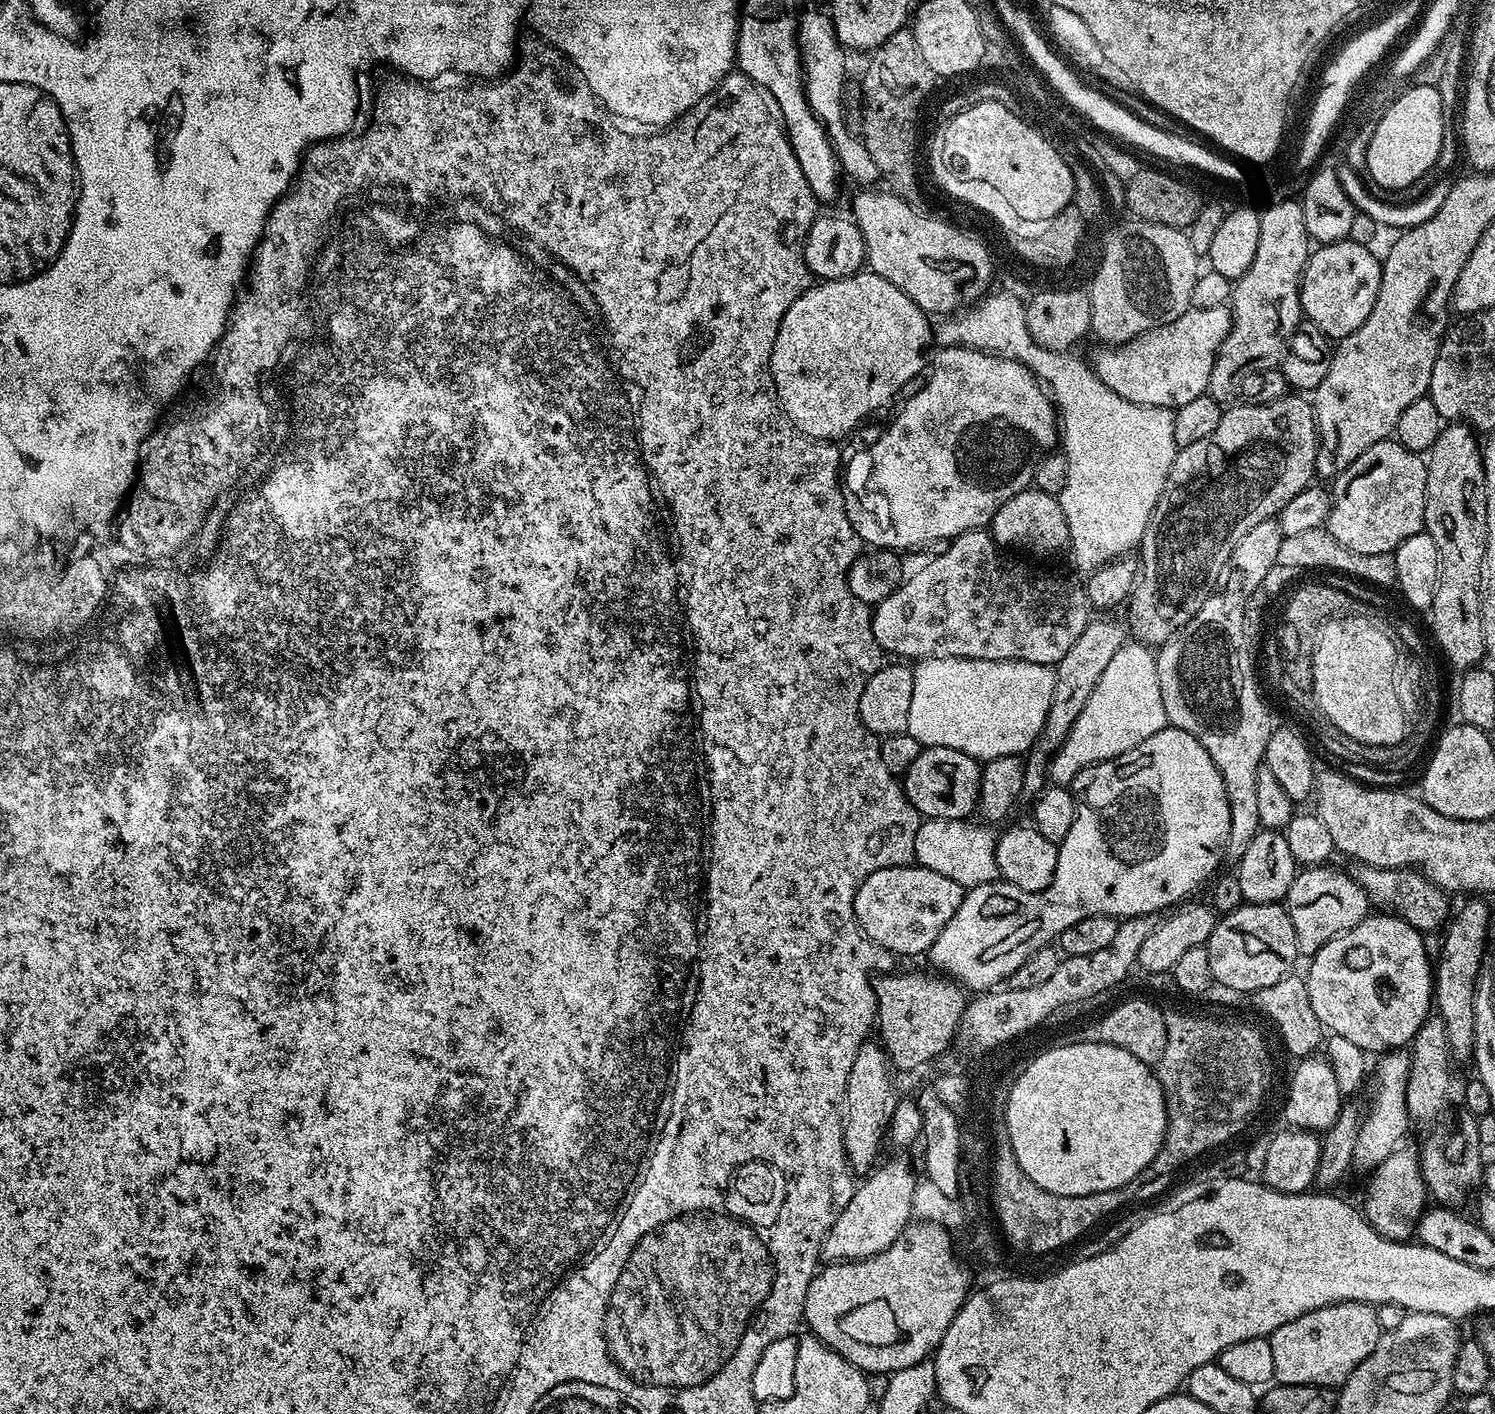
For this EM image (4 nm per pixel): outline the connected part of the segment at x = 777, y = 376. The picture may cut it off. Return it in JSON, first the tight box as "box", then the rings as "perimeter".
{"box":[770,270,934,442],"perimeter":[[[861,270],[855,272],[853,276],[847,276],[841,280],[825,280],[813,283],[806,291],[800,293],[800,297],[795,300],[786,310],[782,322],[778,326],[778,338],[774,338],[774,350],[770,354],[770,370],[772,371],[772,381],[776,387],[776,397],[780,399],[780,409],[784,412],[784,417],[792,423],[793,428],[797,428],[802,434],[806,434],[815,440],[831,440],[840,442],[843,436],[848,436],[856,428],[859,420],[867,418],[871,412],[879,410],[883,404],[888,404],[903,389],[904,385],[915,381],[920,371],[923,373],[926,368],[926,356],[924,351],[934,340],[934,324],[929,313],[922,311],[916,303],[894,282],[886,282],[878,273],[871,270]]]}

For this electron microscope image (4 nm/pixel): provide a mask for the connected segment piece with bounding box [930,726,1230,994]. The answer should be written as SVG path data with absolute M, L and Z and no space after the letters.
M1166 727L1158 730L1150 738L1146 738L1134 750L1130 750L1121 756L1115 756L1099 764L1084 768L1074 777L1070 785L1070 791L1076 798L1076 817L1074 826L1070 826L1070 834L1060 841L1058 847L1058 866L1054 870L1054 878L1050 886L1041 892L1027 892L1013 884L1005 884L1003 880L997 878L991 884L974 886L965 891L962 898L962 906L958 906L958 911L954 913L954 918L946 922L942 934L938 934L936 941L932 943L930 957L932 956L931 967L939 970L943 975L953 979L957 984L973 993L983 994L997 986L1003 985L1009 976L1026 962L1040 948L1049 947L1066 929L1074 926L1074 922L1082 922L1082 918L1091 916L1115 916L1117 918L1127 918L1130 916L1150 916L1160 914L1163 908L1171 909L1181 902L1187 901L1188 896L1195 888L1200 888L1209 883L1217 875L1219 864L1225 863L1224 851L1226 850L1226 838L1230 838L1230 802L1226 802L1226 786L1222 782L1222 774L1218 774L1218 766L1202 750L1202 742L1194 738L1194 734L1186 734L1186 730L1178 730L1174 727Z

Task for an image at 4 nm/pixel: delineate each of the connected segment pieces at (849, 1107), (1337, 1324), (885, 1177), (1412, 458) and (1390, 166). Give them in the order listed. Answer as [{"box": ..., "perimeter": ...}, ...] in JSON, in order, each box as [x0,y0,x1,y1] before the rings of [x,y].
[{"box":[844,1038,898,1173],"perimeter":[[[872,1038],[865,1040],[854,1058],[854,1066],[850,1066],[850,1078],[846,1082],[844,1095],[844,1149],[853,1173],[867,1173],[877,1163],[880,1139],[883,1136],[885,1139],[886,1129],[891,1125],[898,1103],[898,1095],[892,1089],[891,1074],[888,1053],[883,1044]]]},{"box":[1267,1302,1382,1389],"perimeter":[[[1338,1302],[1330,1306],[1322,1306],[1318,1310],[1310,1310],[1310,1314],[1302,1314],[1302,1318],[1294,1318],[1294,1322],[1286,1322],[1286,1326],[1278,1326],[1272,1335],[1267,1337],[1270,1351],[1274,1358],[1274,1374],[1276,1384],[1315,1384],[1317,1388],[1335,1389],[1344,1384],[1350,1374],[1363,1360],[1370,1358],[1374,1346],[1378,1346],[1378,1338],[1382,1329],[1378,1326],[1376,1308],[1362,1302]]]},{"box":[821,1155,918,1261],"perimeter":[[[896,1155],[900,1156],[894,1157],[884,1165],[881,1163],[861,1179],[865,1179],[861,1184],[859,1181],[855,1185],[852,1195],[847,1197],[846,1203],[837,1211],[832,1229],[822,1242],[821,1261],[865,1260],[886,1250],[908,1227],[914,1216],[912,1198],[918,1176],[912,1173],[912,1164],[904,1157],[907,1155]]]},{"box":[1326,438,1428,554],"perimeter":[[[1389,438],[1378,442],[1374,446],[1370,446],[1370,450],[1366,450],[1366,454],[1358,454],[1358,458],[1354,458],[1354,462],[1347,464],[1340,471],[1339,476],[1331,481],[1330,491],[1332,493],[1332,505],[1330,506],[1330,514],[1328,515],[1328,523],[1326,525],[1328,532],[1342,546],[1346,546],[1346,550],[1354,550],[1354,554],[1392,554],[1396,548],[1406,540],[1413,537],[1414,534],[1423,531],[1425,518],[1425,490],[1426,478],[1428,477],[1427,461],[1417,452],[1406,450],[1405,447]]]},{"box":[1366,85,1444,190],"perimeter":[[[1430,85],[1408,86],[1404,93],[1397,95],[1392,104],[1382,114],[1374,136],[1370,139],[1366,151],[1366,176],[1378,186],[1403,190],[1416,184],[1436,164],[1440,151],[1444,148],[1444,100],[1440,97],[1441,89]]]}]

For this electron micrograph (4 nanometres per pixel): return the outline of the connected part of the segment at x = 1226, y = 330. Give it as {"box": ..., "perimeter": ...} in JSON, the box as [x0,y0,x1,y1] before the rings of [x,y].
{"box":[1090,306,1231,410],"perimeter":[[[1213,306],[1211,310],[1191,307],[1182,318],[1174,318],[1174,322],[1142,332],[1124,344],[1100,346],[1090,356],[1090,363],[1097,378],[1106,382],[1114,394],[1122,394],[1122,398],[1135,404],[1175,410],[1207,393],[1216,352],[1226,334],[1230,334],[1231,325],[1231,307]]]}

